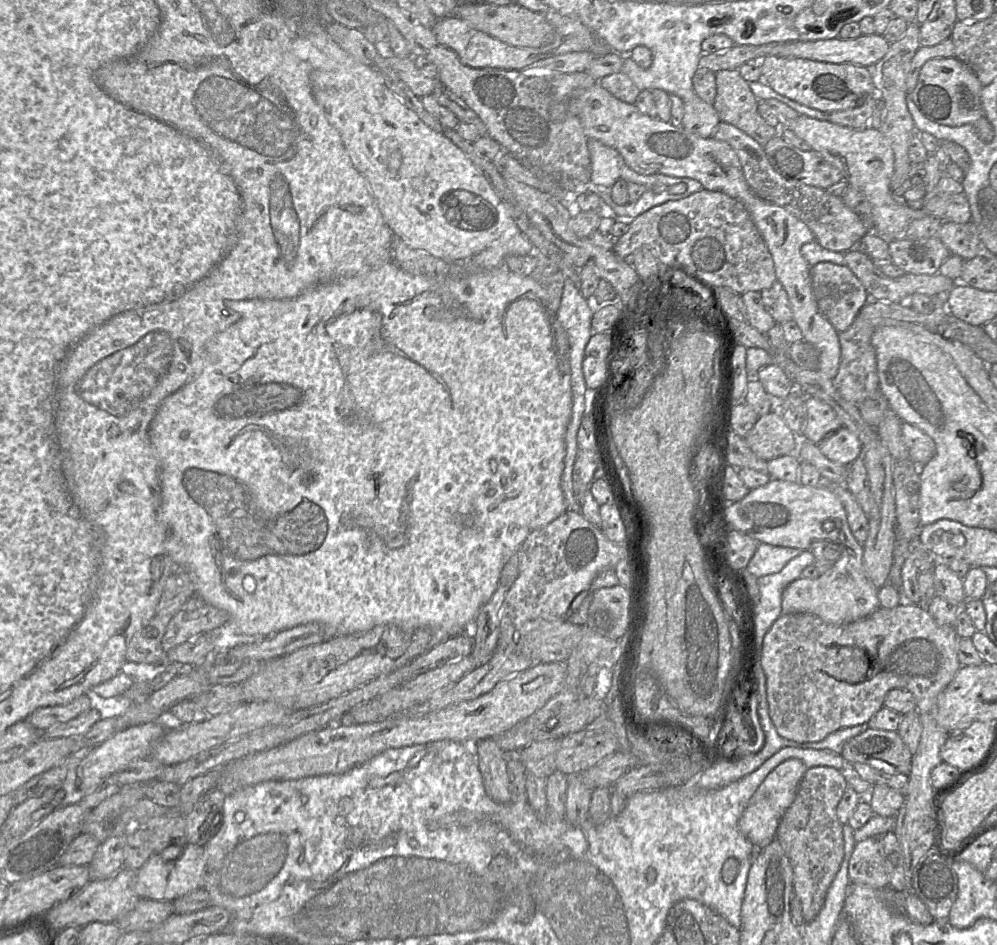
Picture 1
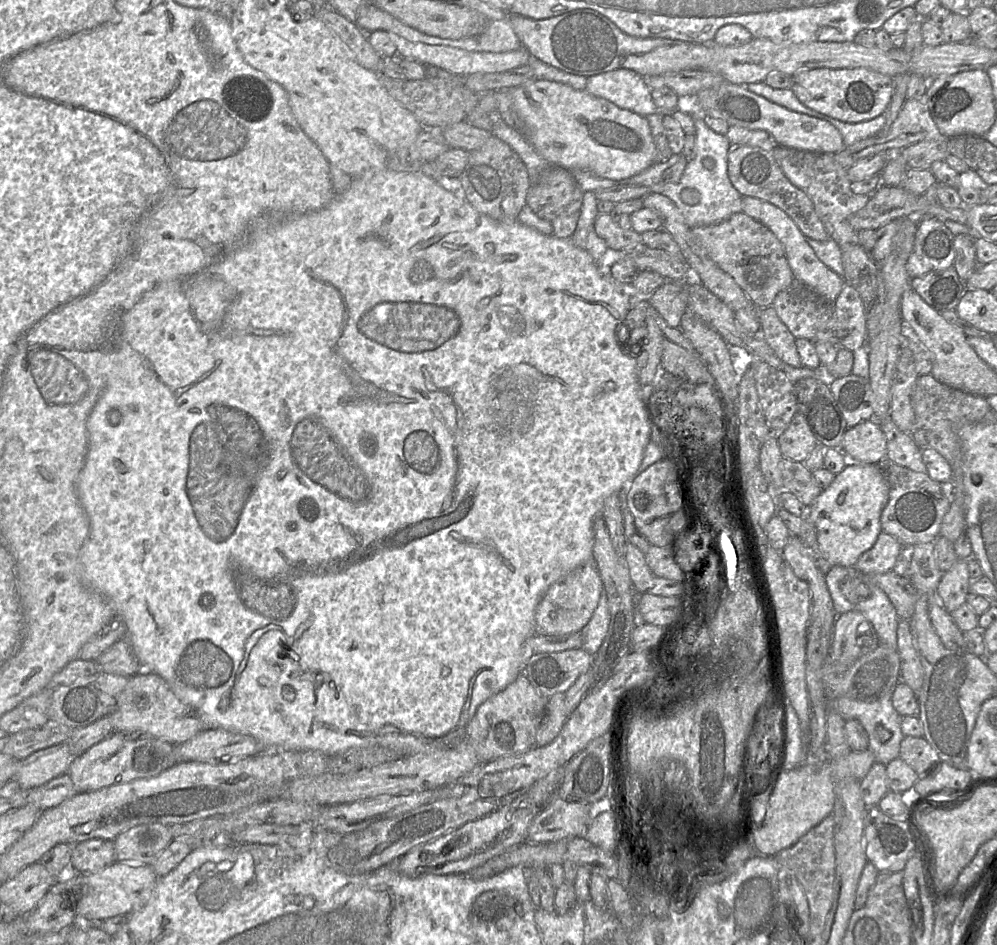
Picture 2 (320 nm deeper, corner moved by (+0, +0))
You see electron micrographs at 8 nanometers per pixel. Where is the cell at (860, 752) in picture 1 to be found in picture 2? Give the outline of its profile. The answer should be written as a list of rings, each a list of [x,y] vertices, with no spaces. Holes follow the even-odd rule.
[[[905,736],[900,744],[899,758],[919,777],[934,776],[942,760],[924,737]]]

